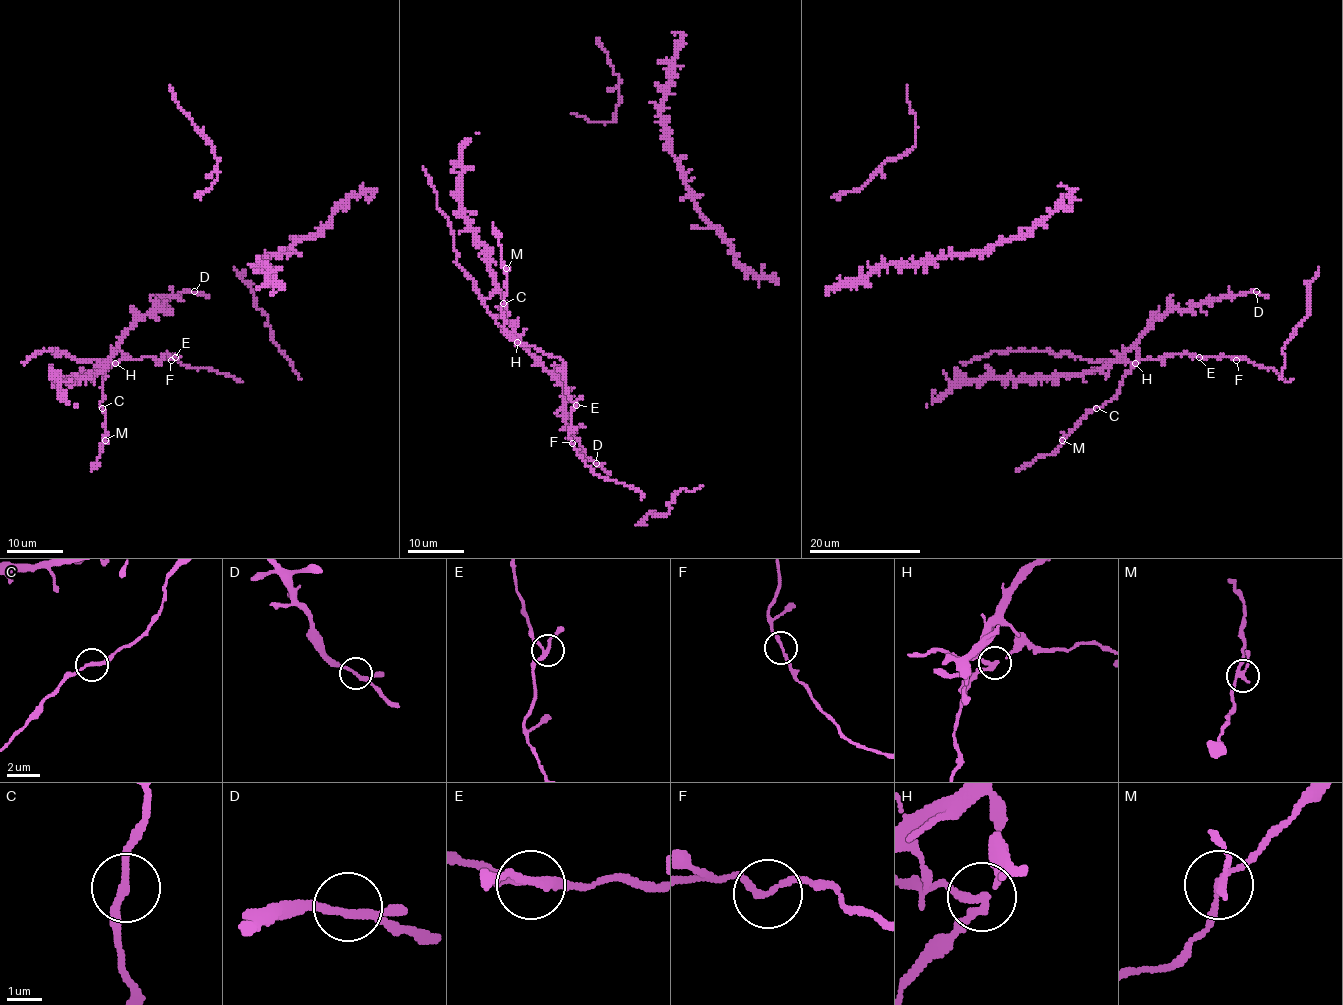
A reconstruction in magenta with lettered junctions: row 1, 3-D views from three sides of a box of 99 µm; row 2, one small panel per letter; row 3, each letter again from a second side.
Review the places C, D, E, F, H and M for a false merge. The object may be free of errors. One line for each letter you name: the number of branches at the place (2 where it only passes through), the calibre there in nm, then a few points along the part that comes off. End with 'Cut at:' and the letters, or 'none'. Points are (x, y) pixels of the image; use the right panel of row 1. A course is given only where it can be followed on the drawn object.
H: 3 | 170 nm | (1136, 363), (1115, 359), (1094, 363), (1066, 353), (1045, 350), (1000, 352), (961, 363)
Cut at: H

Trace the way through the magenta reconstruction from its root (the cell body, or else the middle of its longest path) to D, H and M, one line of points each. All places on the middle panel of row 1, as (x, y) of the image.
D: (499, 293), (506, 309), (506, 321), (517, 339), (562, 387), (565, 423), (580, 450), (596, 463)
H: (499, 293), (506, 309), (506, 318), (514, 328), (512, 337), (517, 342)
M: (499, 293), (506, 309), (506, 318), (514, 328), (512, 339), (503, 327), (502, 313), (506, 268)

